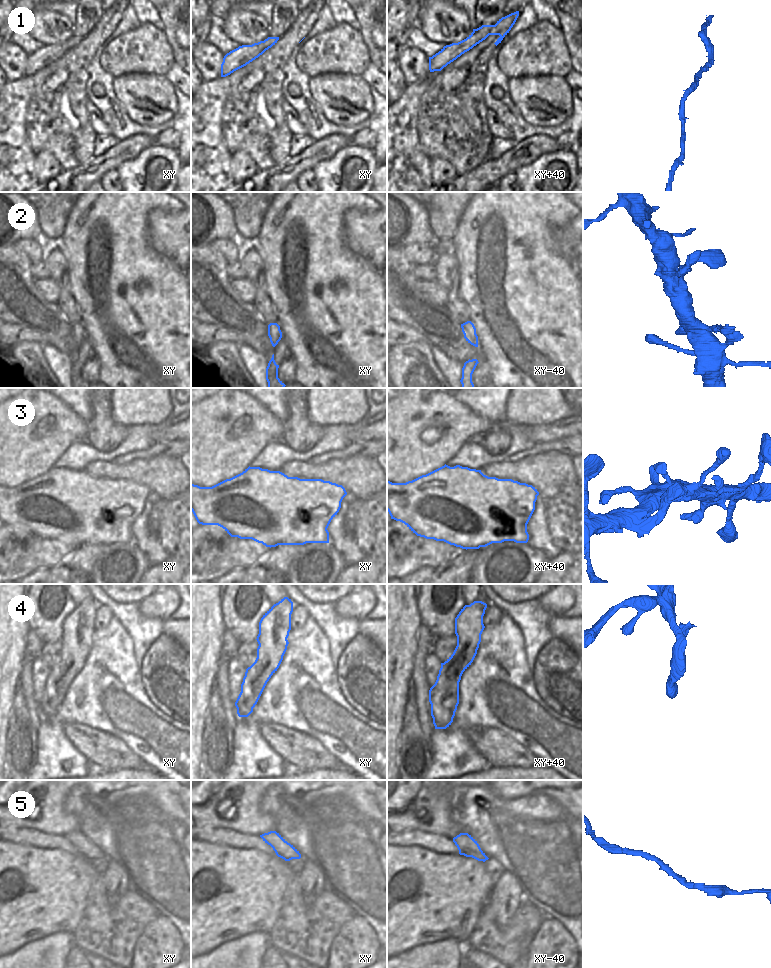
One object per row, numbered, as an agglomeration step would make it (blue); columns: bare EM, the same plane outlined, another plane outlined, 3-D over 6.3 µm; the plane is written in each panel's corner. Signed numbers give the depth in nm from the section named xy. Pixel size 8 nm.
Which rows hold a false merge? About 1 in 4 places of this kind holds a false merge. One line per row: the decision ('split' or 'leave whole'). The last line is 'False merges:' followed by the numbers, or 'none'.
1: leave whole
2: leave whole
3: leave whole
4: leave whole
5: leave whole
False merges: none

